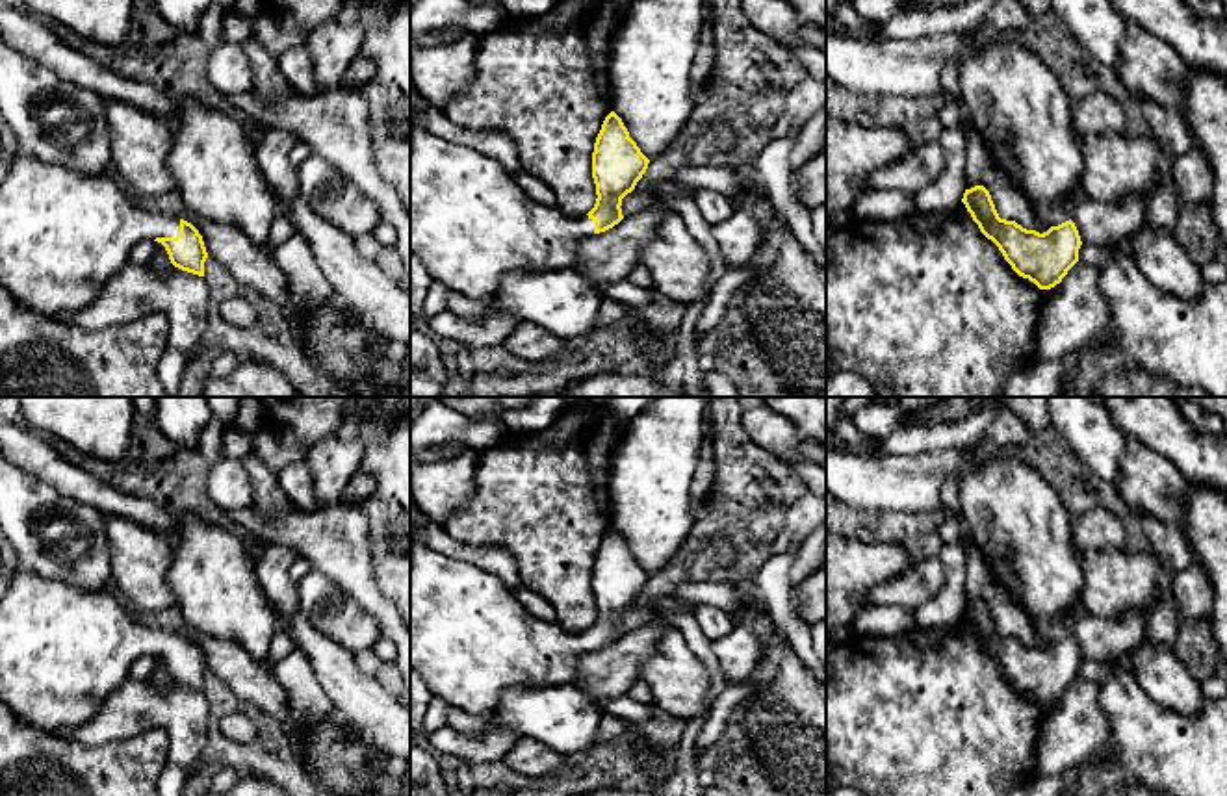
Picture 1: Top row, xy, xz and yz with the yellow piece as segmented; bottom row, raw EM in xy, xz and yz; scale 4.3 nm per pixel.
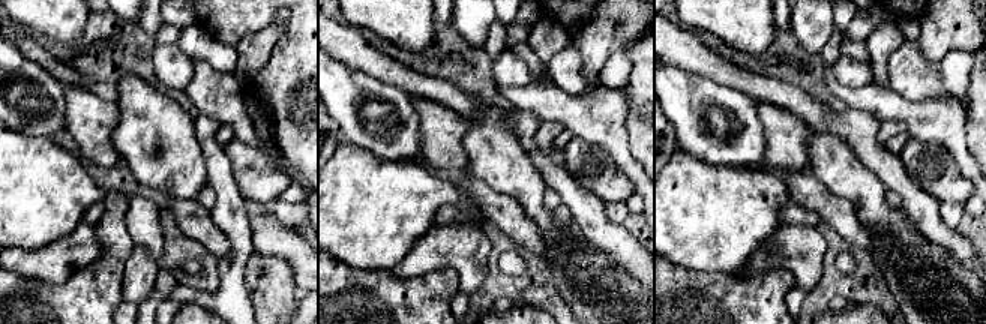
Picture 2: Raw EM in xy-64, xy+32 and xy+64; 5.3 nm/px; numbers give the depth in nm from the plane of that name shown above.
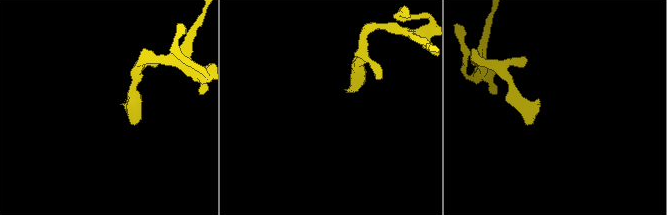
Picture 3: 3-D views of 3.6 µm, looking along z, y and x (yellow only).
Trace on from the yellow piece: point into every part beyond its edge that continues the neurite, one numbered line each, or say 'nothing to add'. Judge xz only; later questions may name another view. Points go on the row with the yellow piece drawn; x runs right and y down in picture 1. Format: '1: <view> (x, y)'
1: xz (470, 223)

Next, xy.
1: xy (64, 236)

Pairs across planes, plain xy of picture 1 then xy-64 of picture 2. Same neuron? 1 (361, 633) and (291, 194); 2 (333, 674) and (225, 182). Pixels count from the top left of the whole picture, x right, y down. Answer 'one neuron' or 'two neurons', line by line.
1: two neurons
2: two neurons

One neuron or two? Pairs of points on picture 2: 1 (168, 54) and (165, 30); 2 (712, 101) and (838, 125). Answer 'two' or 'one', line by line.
1: two
2: two

